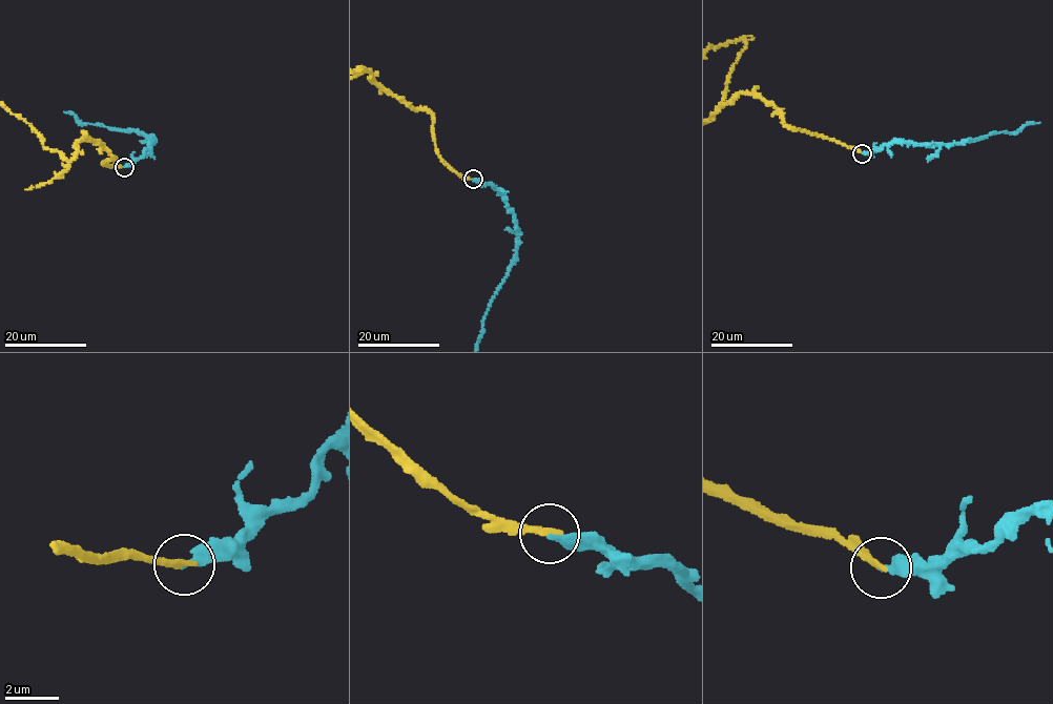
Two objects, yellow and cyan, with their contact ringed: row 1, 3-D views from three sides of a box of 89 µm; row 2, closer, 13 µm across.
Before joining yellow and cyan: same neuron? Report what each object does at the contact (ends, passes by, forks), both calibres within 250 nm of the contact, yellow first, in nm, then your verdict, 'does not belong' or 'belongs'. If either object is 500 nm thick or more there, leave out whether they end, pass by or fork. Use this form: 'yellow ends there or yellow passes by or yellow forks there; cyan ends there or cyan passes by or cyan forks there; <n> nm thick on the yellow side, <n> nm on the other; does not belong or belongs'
yellow ends there; cyan ends there; 260 nm thick on the yellow side, 280 nm on the other; belongs

